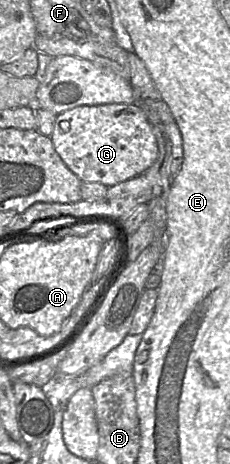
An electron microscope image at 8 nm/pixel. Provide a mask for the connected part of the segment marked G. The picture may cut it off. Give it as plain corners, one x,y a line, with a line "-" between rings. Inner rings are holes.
134,104
79,106
59,113
50,136
65,165
82,181
112,187
143,174
157,159
158,144
145,113

